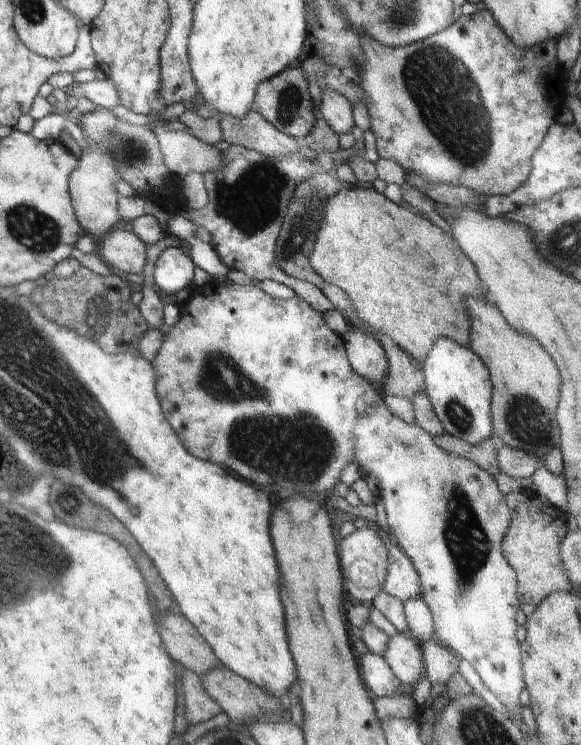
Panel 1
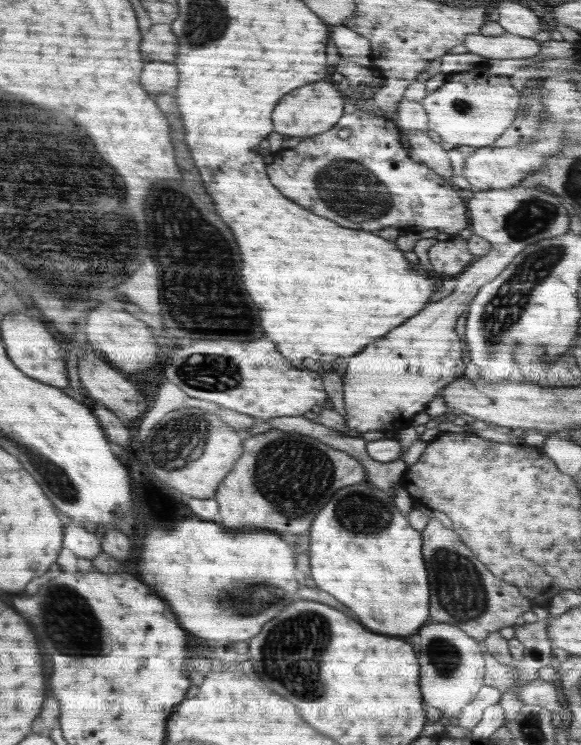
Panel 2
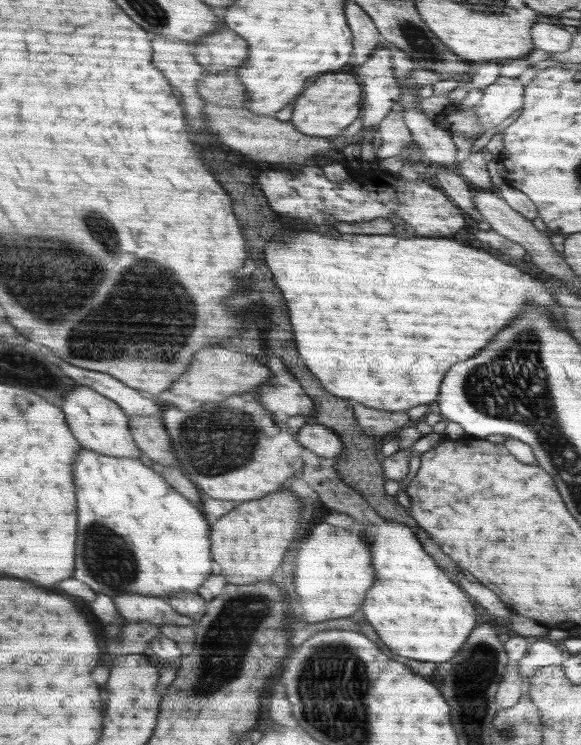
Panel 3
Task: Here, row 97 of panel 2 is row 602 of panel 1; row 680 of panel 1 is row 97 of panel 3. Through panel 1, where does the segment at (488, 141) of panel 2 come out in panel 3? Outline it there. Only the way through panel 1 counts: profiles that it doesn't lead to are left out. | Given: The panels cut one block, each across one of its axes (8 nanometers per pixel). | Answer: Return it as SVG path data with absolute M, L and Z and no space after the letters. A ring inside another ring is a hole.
M498 78L492 86L484 88L480 104L474 105L477 119L481 122L478 132L495 128L506 120L514 110L522 106L524 86L516 78Z

